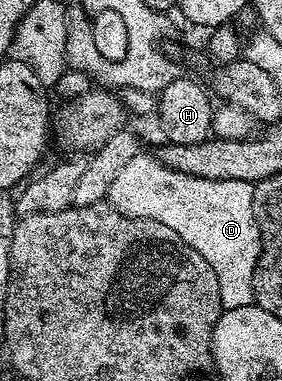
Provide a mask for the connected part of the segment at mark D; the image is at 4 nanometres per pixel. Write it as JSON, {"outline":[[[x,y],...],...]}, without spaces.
{"outline":[[[140,152],[112,181],[107,201],[132,218],[159,220],[171,232],[179,232],[215,272],[219,298],[225,310],[254,305],[253,281],[261,255],[261,233],[253,207],[254,183],[243,180],[211,180],[173,171],[157,156]]]}

